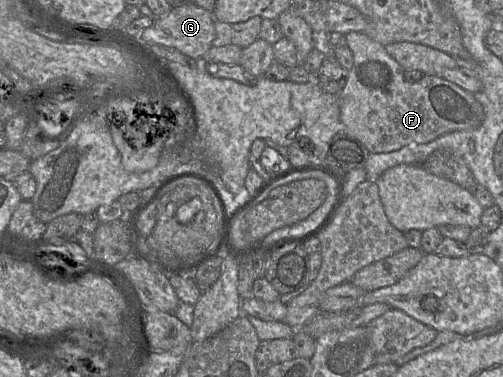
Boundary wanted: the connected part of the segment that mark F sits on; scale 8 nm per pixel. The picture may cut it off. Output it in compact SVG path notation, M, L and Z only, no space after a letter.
M352 31L345 35L345 39L353 53L354 63L338 96L340 119L343 131L359 140L370 154L397 151L412 143L427 144L445 134L474 130L482 125L485 119L484 107L474 95L439 76L425 75L418 82L407 82L405 70L386 52L383 45L366 33Z

